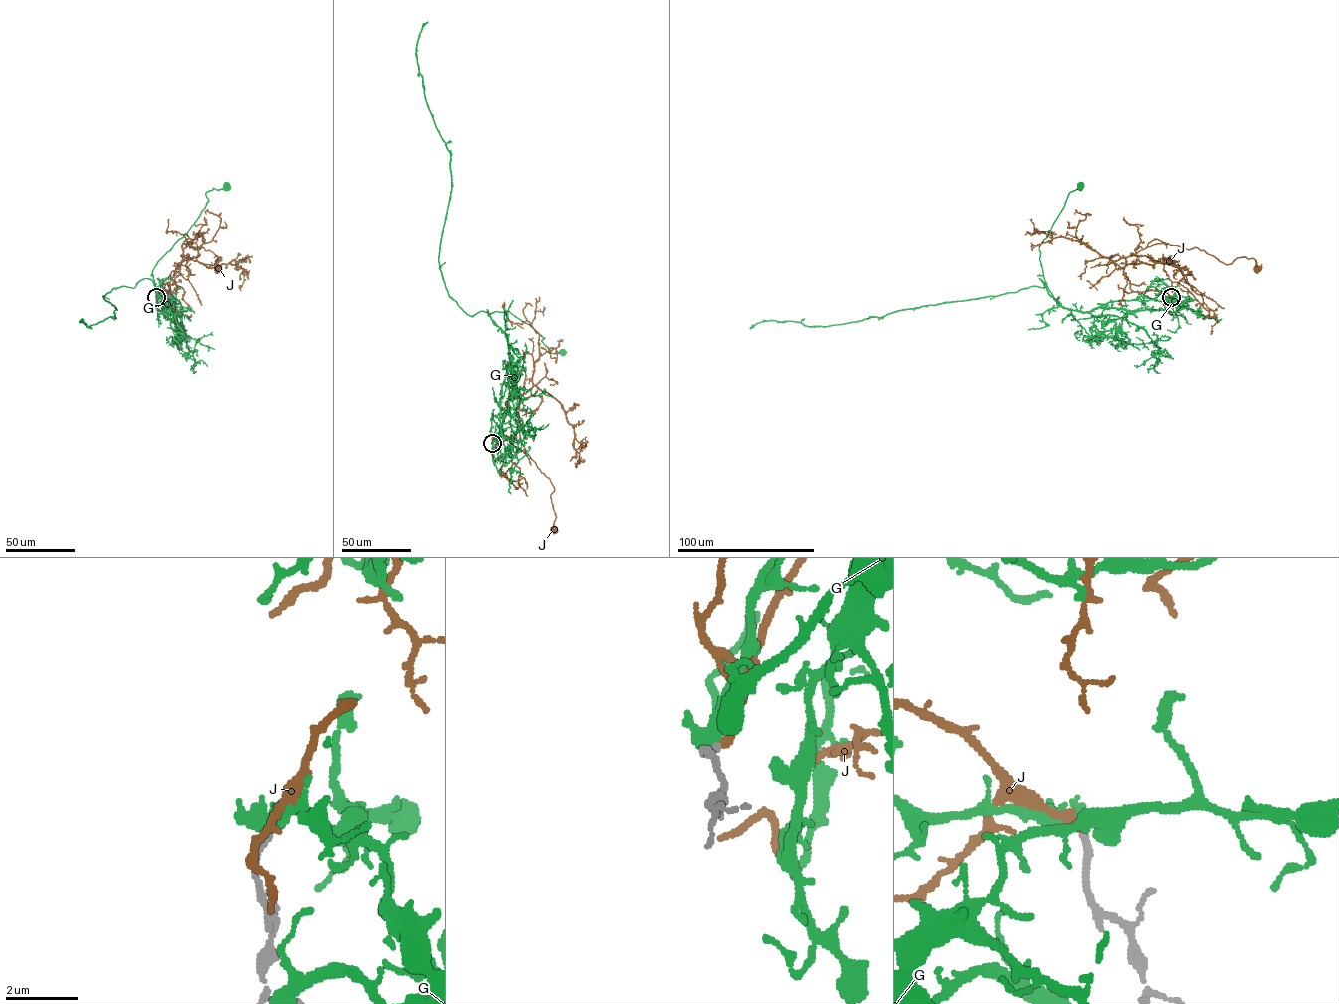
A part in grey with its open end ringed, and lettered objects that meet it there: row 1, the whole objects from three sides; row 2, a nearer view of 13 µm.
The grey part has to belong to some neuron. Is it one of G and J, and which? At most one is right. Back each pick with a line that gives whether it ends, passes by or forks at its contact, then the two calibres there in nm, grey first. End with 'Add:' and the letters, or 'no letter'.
J: it ends there; 200 nm thick on the grey side, 260 nm on the other
Add: J

